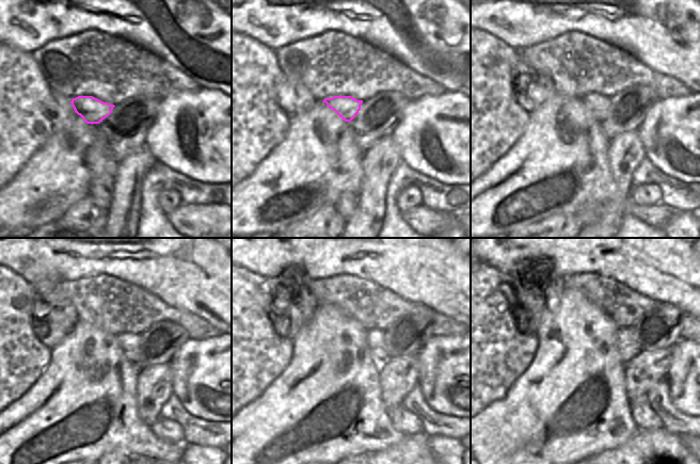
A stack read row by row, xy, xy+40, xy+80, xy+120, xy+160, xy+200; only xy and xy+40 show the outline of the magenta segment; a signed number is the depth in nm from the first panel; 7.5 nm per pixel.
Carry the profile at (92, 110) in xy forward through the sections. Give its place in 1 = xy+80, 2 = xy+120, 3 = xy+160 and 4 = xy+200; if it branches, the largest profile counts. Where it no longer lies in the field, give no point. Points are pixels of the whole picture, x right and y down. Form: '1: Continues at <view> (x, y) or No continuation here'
1: Continues at xy+80 (598, 105)
2: Continues at xy+120 (129, 341)
3: Continues at xy+160 (375, 338)
4: Continues at xy+200 (626, 341)

